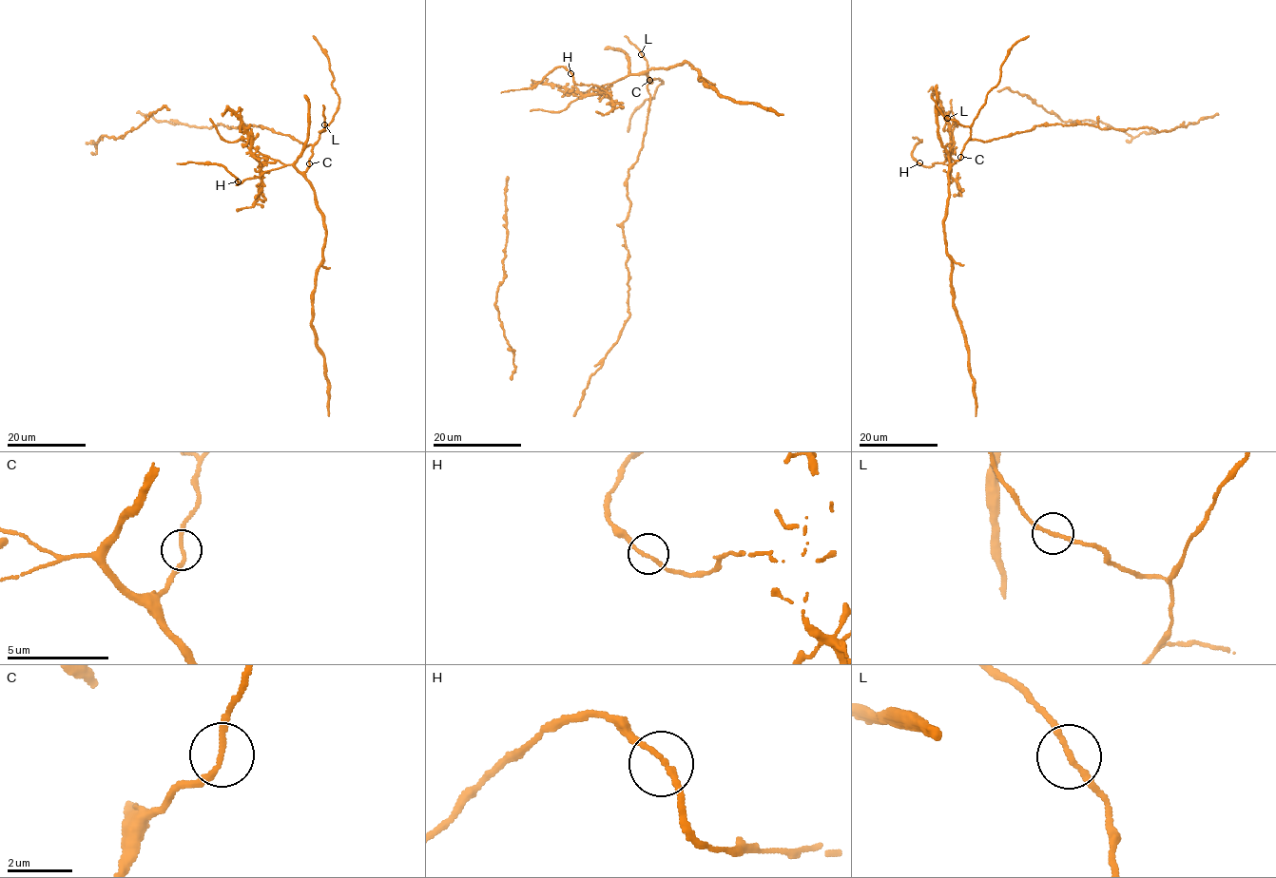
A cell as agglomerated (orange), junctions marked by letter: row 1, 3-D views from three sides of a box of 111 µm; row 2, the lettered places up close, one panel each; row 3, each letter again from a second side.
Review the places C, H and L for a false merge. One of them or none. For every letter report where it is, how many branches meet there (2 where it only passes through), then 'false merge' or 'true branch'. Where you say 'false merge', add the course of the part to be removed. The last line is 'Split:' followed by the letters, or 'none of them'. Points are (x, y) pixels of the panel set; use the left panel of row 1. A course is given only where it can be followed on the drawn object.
C: at (309, 163); 2 branches meet; true branch
H: at (238, 181); 2 branches meet; true branch
L: at (324, 124); 2 branches meet; true branch
Split: none of them

